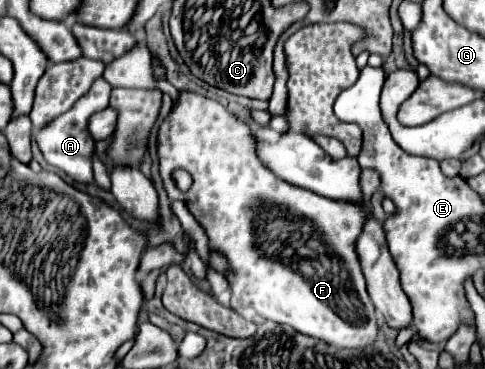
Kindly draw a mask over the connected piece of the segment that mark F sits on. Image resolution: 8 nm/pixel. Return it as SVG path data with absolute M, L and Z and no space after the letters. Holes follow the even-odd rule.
M188 90L180 92L170 114L160 124L156 144L160 176L168 198L180 198L186 202L192 216L204 228L210 250L220 252L228 260L226 280L232 294L232 309L245 317L245 306L250 306L266 320L288 324L302 334L322 338L322 342L330 342L330 346L338 348L366 346L376 338L376 314L366 294L366 280L362 278L358 256L354 254L354 238L358 238L362 222L370 214L368 206L372 192L380 188L378 174L362 170L362 192L366 194L362 206L334 202L306 188L292 186L262 164L256 154L254 130L246 122L238 120L220 102ZM176 168L184 168L192 174L194 184L188 192L180 192L174 186L172 172Z

